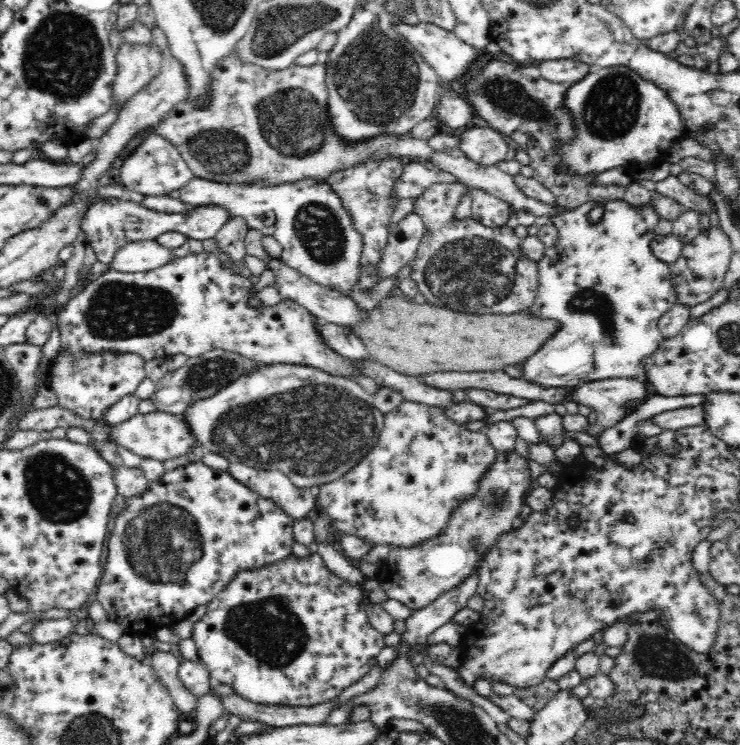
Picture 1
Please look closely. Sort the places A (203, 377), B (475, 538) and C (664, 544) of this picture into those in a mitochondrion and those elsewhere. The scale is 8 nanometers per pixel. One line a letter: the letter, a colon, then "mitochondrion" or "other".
A: mitochondrion
B: mitochondrion
C: mitochondrion

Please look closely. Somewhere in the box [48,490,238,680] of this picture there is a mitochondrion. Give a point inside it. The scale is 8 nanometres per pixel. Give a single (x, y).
(165, 545)

